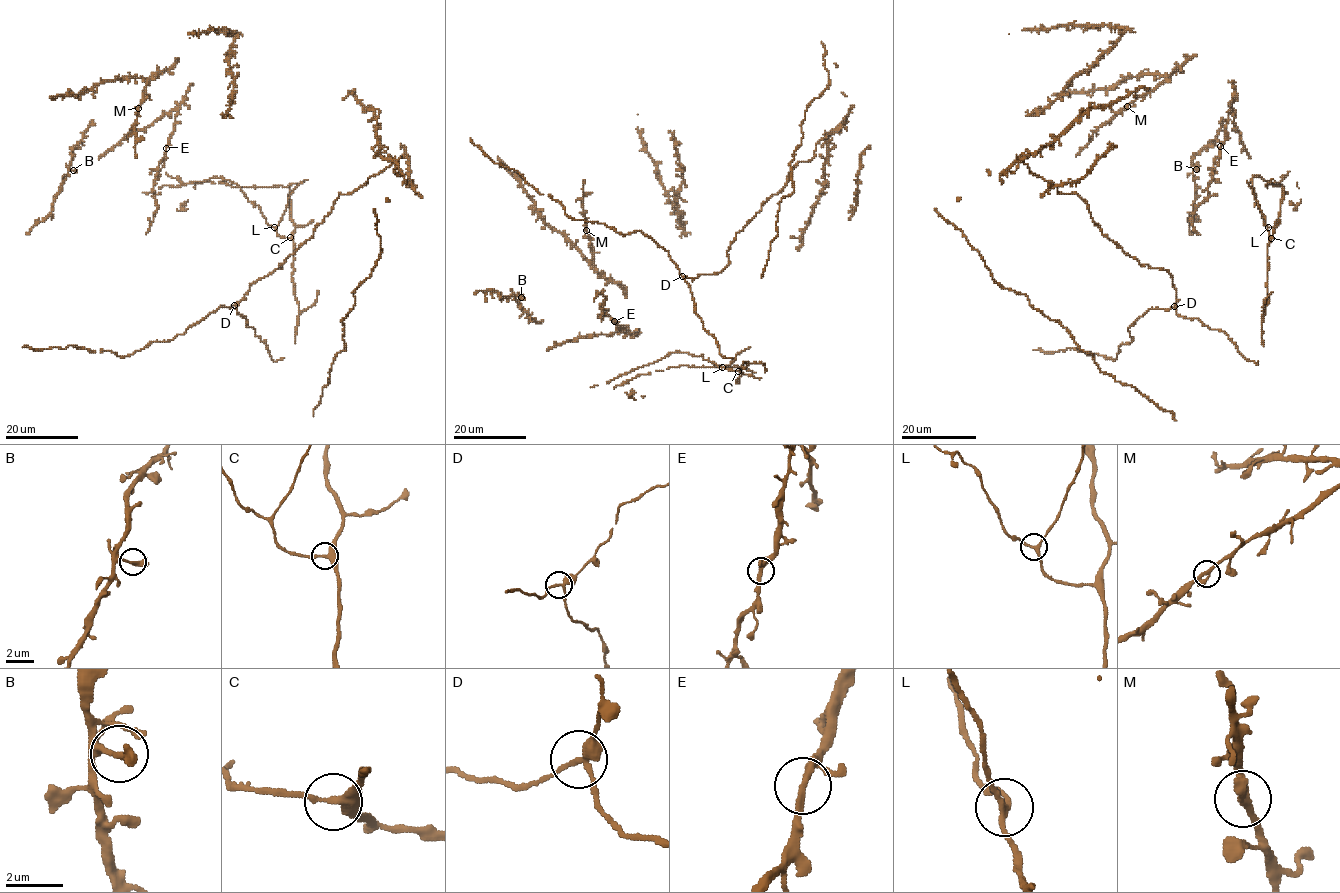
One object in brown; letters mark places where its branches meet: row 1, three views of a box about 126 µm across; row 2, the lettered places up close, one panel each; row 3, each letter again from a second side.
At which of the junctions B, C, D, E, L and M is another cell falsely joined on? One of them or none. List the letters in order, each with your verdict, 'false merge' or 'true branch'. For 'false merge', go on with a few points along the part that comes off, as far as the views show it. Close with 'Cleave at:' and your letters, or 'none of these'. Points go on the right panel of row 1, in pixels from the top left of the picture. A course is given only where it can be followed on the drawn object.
B: true branch
C: true branch
D: true branch
E: true branch
L: true branch
M: true branch
Cleave at: none of these

